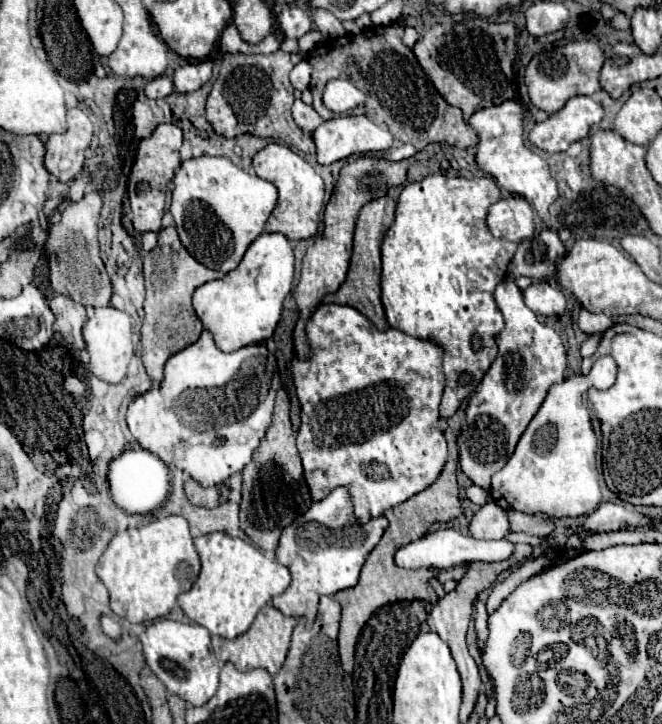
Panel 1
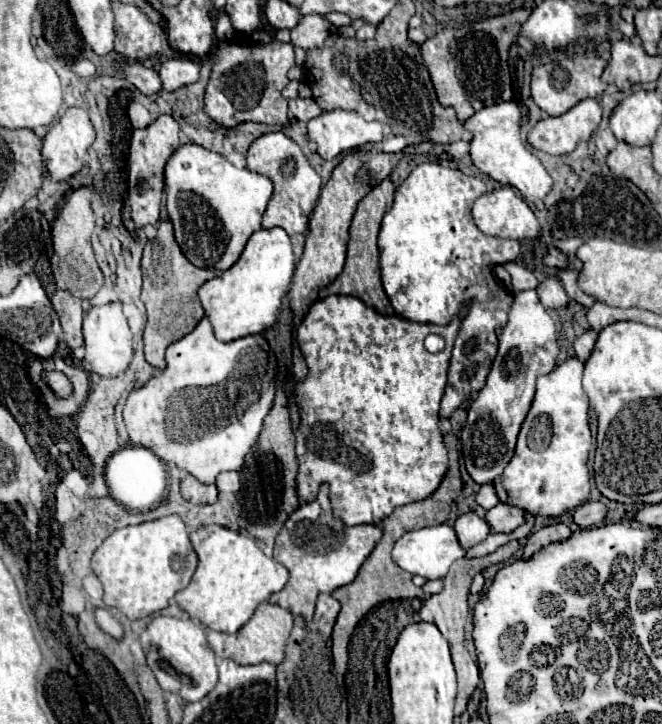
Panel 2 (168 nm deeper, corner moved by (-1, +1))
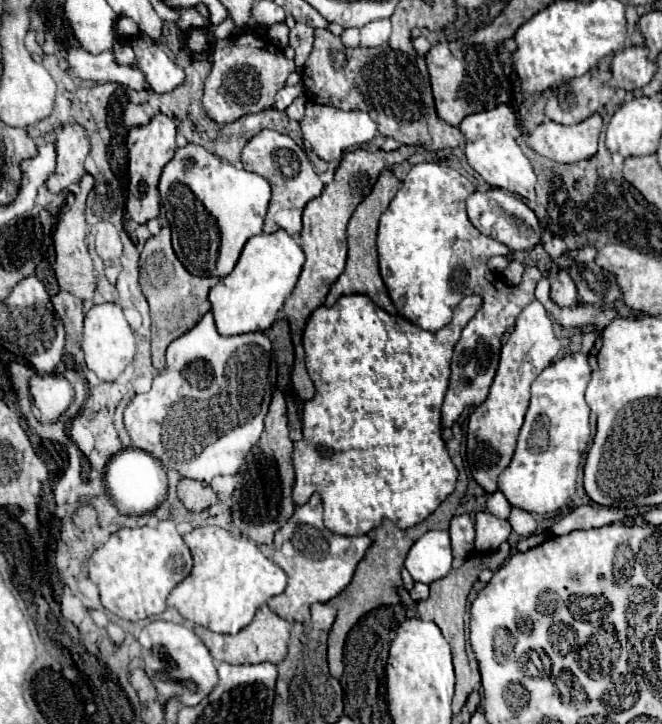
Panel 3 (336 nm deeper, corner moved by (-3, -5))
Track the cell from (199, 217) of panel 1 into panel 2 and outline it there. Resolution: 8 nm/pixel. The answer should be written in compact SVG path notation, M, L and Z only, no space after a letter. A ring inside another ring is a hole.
M198 144L180 146L166 164L166 208L170 222L174 224L176 242L182 248L184 256L198 268L210 270L228 270L242 254L248 238L262 228L262 214L272 196L272 182L266 176L250 172L248 168L232 166L222 154L206 150Z

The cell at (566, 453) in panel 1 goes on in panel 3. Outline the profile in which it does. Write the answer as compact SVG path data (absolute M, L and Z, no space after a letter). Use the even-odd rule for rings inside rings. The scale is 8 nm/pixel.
M576 352L550 364L532 382L532 400L518 436L514 458L498 476L498 490L512 506L544 516L566 506L574 494L580 456L590 440L590 408L584 400L584 390L590 379L588 358Z

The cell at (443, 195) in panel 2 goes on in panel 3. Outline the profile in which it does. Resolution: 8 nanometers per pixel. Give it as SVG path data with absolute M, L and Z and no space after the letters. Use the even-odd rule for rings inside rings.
M416 164L408 172L408 176L402 182L402 188L390 202L388 210L380 218L380 226L377 232L377 252L380 260L380 274L382 280L388 288L388 294L398 310L400 316L406 320L414 322L416 326L424 330L440 330L444 324L452 320L452 310L458 306L462 300L462 294L480 294L482 296L482 306L476 312L476 316L464 326L464 332L454 346L454 356L452 356L452 376L450 376L450 386L442 404L442 424L452 426L458 416L462 414L464 408L468 406L480 406L490 390L490 384L494 380L496 368L498 368L498 358L500 358L500 342L506 330L510 330L522 312L524 306L528 306L535 300L535 287L537 282L543 277L539 273L538 267L528 266L525 268L521 283L517 286L504 284L494 272L488 270L486 262L488 258L496 254L506 256L506 246L500 242L484 236L478 232L466 214L466 198L474 192L474 184L464 178L458 170L452 170L448 166L438 166L438 164Z

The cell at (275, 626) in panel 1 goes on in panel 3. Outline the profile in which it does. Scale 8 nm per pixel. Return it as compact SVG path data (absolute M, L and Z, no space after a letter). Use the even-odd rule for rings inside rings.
M260 606L256 610L254 620L246 628L242 628L238 634L214 634L202 626L196 626L194 632L206 644L212 658L218 662L228 662L228 664L274 662L274 664L278 664L286 656L286 646L288 646L288 638L290 638L290 624L286 620L282 620L280 616L276 616L268 606Z

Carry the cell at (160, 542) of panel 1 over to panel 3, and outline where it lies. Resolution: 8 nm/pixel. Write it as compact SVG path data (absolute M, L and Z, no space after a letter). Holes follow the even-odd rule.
M160 520L156 526L140 526L140 528L120 528L116 530L108 542L98 548L88 560L88 574L90 580L100 588L102 606L124 620L144 620L148 616L158 616L166 610L166 598L170 590L186 578L192 570L192 556L188 546L184 544L182 536L176 530L172 520Z

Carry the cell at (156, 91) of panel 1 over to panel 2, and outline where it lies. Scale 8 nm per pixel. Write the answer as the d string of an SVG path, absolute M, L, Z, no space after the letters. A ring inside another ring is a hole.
M130 62L130 64L124 64L122 66L122 72L124 76L146 96L152 96L156 92L160 92L160 76L158 72L154 72L152 68L146 68L144 64L140 62Z

